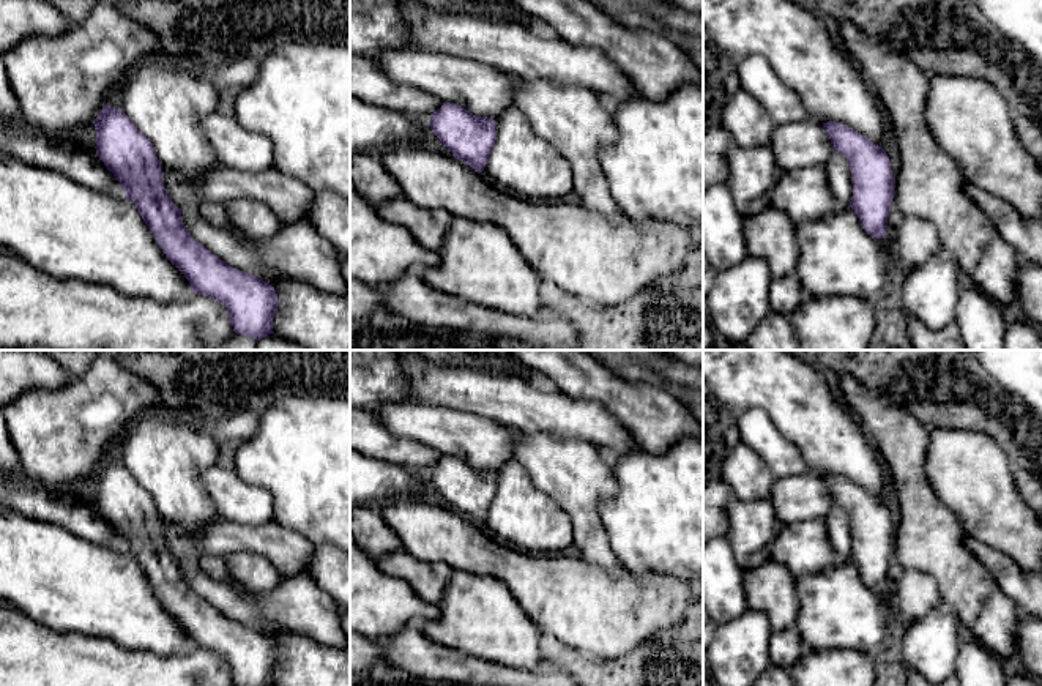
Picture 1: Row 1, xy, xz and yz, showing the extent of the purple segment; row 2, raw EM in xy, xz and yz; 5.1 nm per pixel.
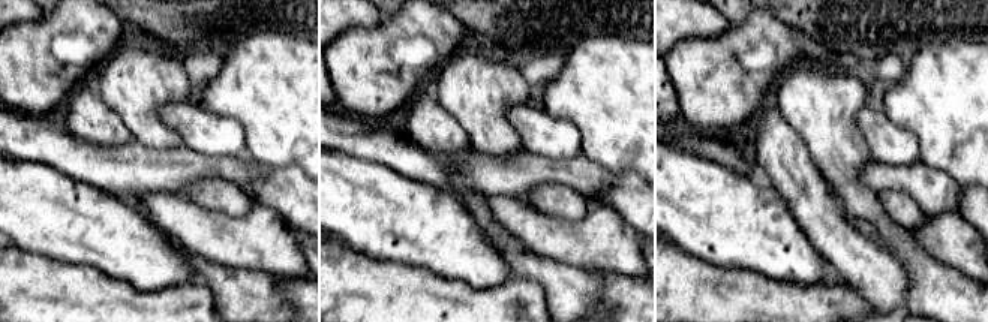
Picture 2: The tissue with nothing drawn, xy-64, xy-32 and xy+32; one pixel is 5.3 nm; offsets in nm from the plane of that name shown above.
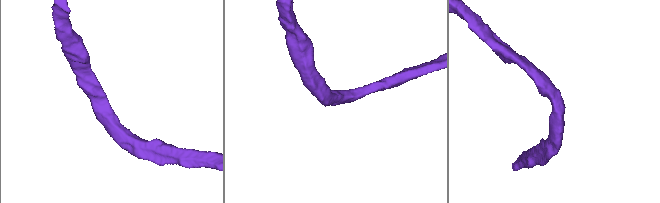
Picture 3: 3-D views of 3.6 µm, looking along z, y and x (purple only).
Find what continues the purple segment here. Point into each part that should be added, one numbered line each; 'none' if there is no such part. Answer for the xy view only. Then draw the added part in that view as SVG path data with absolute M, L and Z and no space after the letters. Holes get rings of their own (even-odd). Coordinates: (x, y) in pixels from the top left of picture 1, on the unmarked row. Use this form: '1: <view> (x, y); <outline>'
1: xy (167, 459); M150 412L126 424L121 435L121 462L151 495L162 522L194 533L221 517L202 483L202 473L216 465L219 443L208 423L192 427L178 424L170 415Z

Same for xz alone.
1: xz (524, 518); M508 462L497 473L497 494L484 520L500 542L523 554L547 554L572 544L572 520L545 492L539 490L528 472L517 462Z

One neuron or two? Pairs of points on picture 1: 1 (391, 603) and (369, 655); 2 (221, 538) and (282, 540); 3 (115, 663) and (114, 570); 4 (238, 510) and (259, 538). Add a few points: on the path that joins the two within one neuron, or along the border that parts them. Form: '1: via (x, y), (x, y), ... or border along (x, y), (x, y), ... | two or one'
1: border along (413, 626), (402, 628), (388, 636), (366, 637) | two
2: via (237, 538), (267, 540) | one
3: border along (79, 634), (106, 637), (123, 647), (152, 653) | two
4: border along (221, 516), (240, 524), (265, 524), (271, 519) | two

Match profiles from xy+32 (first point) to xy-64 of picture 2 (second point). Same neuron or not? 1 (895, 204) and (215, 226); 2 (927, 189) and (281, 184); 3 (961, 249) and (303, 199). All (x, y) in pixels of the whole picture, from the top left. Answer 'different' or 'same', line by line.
1: different
2: different
3: different

